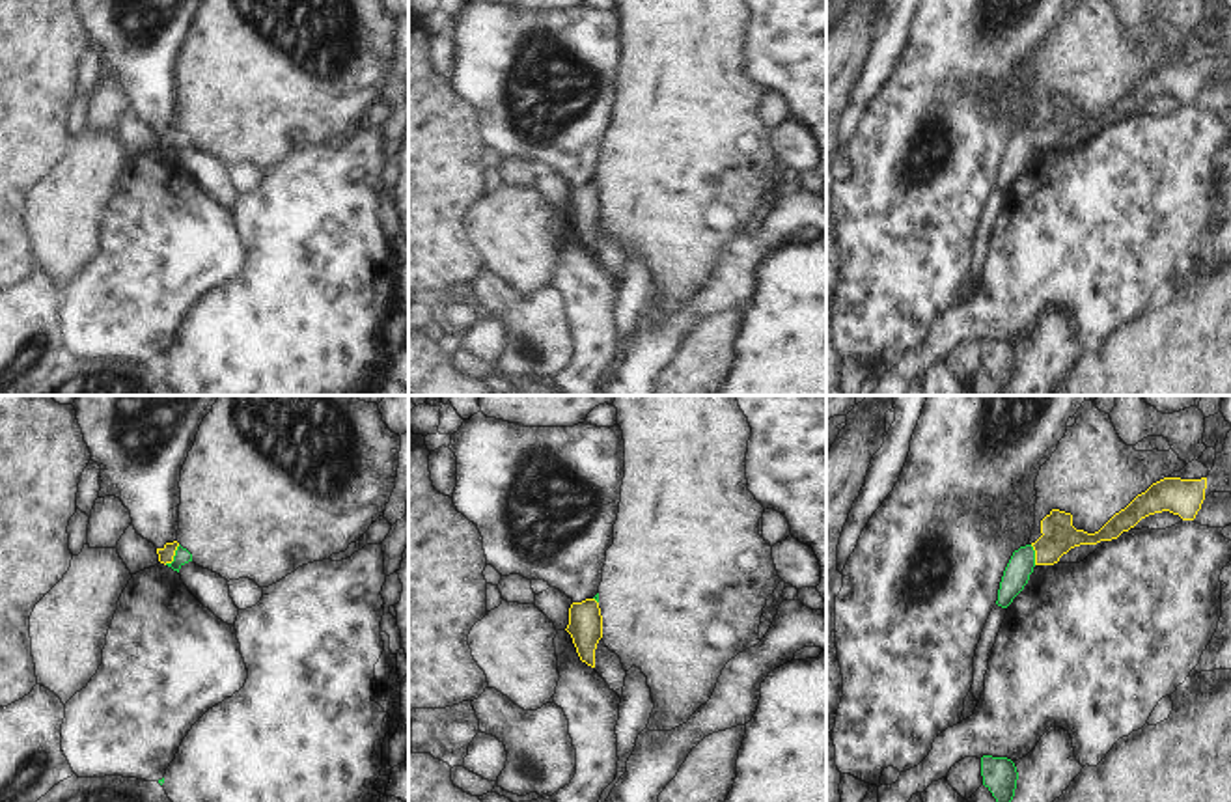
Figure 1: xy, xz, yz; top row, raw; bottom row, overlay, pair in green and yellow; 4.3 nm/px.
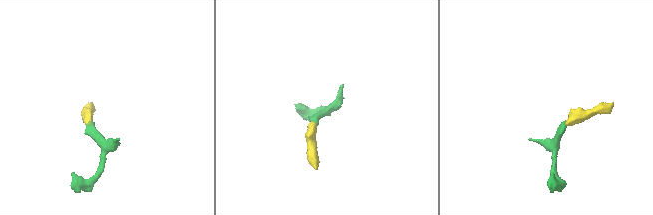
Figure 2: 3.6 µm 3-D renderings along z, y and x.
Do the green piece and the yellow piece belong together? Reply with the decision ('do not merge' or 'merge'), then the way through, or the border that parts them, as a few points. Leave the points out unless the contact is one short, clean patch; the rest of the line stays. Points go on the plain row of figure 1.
merge; way xy (181, 138), (174, 138), (166, 137)

